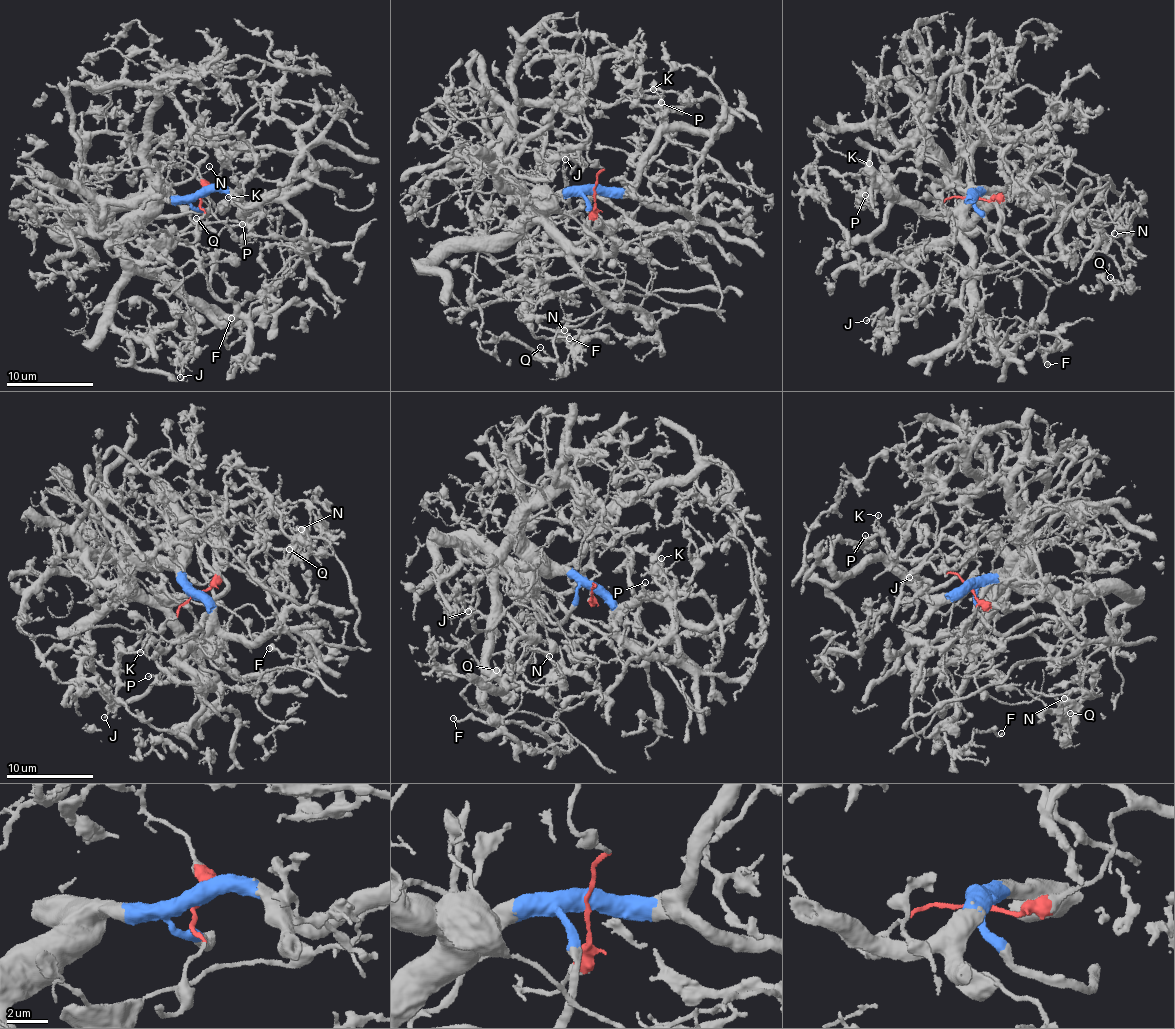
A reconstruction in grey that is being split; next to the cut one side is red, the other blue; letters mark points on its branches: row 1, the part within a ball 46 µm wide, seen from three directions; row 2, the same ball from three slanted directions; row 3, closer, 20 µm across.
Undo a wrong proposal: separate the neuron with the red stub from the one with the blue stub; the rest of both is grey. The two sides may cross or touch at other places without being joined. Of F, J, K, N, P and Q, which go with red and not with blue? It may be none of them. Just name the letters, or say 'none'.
J, N, Q

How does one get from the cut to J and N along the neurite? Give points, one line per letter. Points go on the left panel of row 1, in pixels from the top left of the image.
J: (200, 198), (169, 135), (146, 147), (229, 226), (255, 217), (180, 284), (181, 377)
N: (200, 198), (205, 183), (175, 144), (163, 140), (167, 133), (169, 135), (146, 145), (196, 176), (210, 166)

